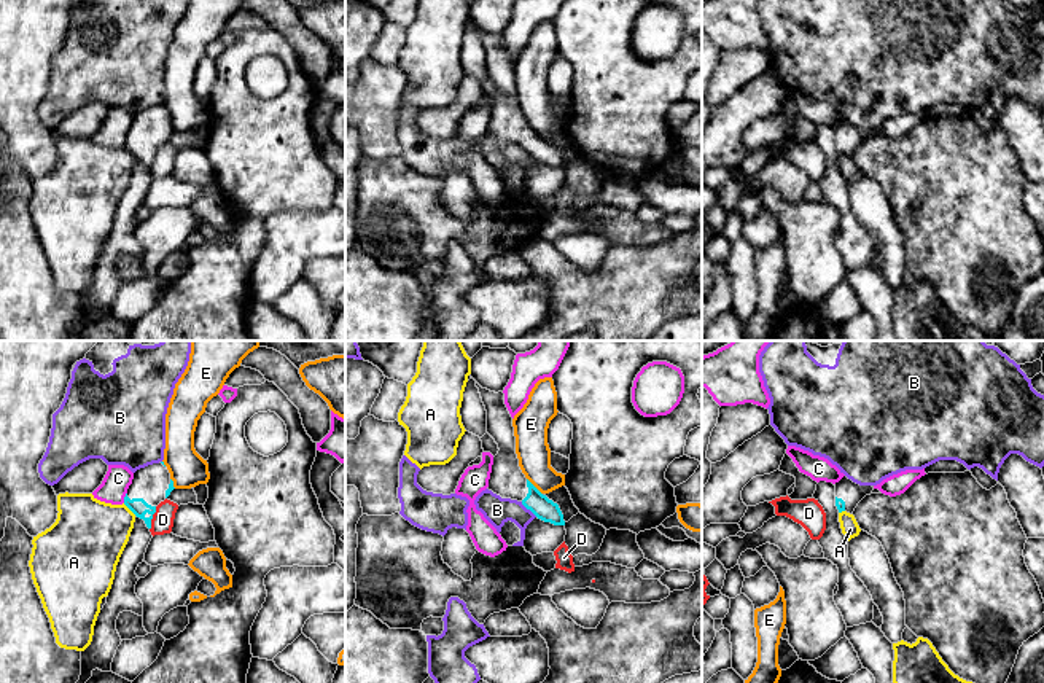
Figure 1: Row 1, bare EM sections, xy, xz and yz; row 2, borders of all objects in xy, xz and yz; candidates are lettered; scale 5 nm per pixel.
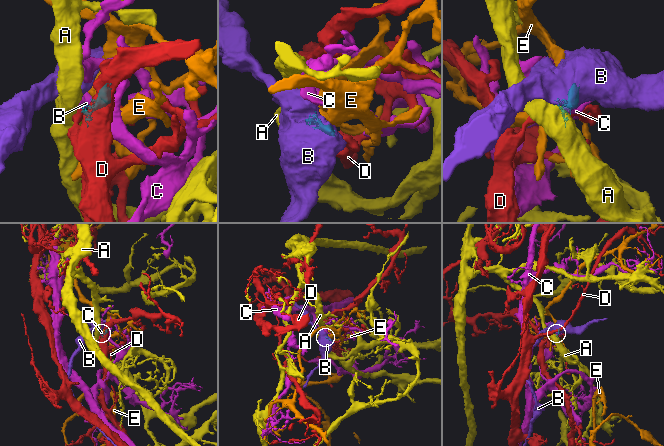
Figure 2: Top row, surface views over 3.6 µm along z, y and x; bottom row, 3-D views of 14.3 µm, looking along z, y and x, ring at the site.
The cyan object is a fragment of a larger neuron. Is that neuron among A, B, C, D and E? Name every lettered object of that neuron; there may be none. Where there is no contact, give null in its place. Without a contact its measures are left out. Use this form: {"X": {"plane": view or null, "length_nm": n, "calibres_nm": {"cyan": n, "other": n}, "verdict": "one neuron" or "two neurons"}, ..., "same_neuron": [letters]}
{"A": {"plane": "xy", "length_nm": 90, "calibres_nm": {"cyan": 90, "other": 360}, "verdict": "two neurons"}, "B": {"plane": "xz", "length_nm": 120, "calibres_nm": {"cyan": 110, "other": 140}, "verdict": "two neurons"}, "C": {"plane": "xy", "length_nm": 60, "calibres_nm": {"cyan": 90, "other": 140}, "verdict": "two neurons"}, "D": {"plane": "xy", "length_nm": 120, "calibres_nm": {"cyan": 90, "other": 110}, "verdict": "two neurons"}, "E": {"plane": "xz", "length_nm": 120, "calibres_nm": {"cyan": 110, "other": 170}, "verdict": "two neurons"}, "same_neuron": []}

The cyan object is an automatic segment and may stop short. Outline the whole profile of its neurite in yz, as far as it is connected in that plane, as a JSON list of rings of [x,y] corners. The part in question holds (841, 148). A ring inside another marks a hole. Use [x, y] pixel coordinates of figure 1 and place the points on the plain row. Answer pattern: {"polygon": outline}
{"polygon": [[[843,119],[836,129],[836,150],[839,156],[847,154],[853,158],[858,146],[866,140],[871,139],[874,131],[872,129],[859,129]]]}

